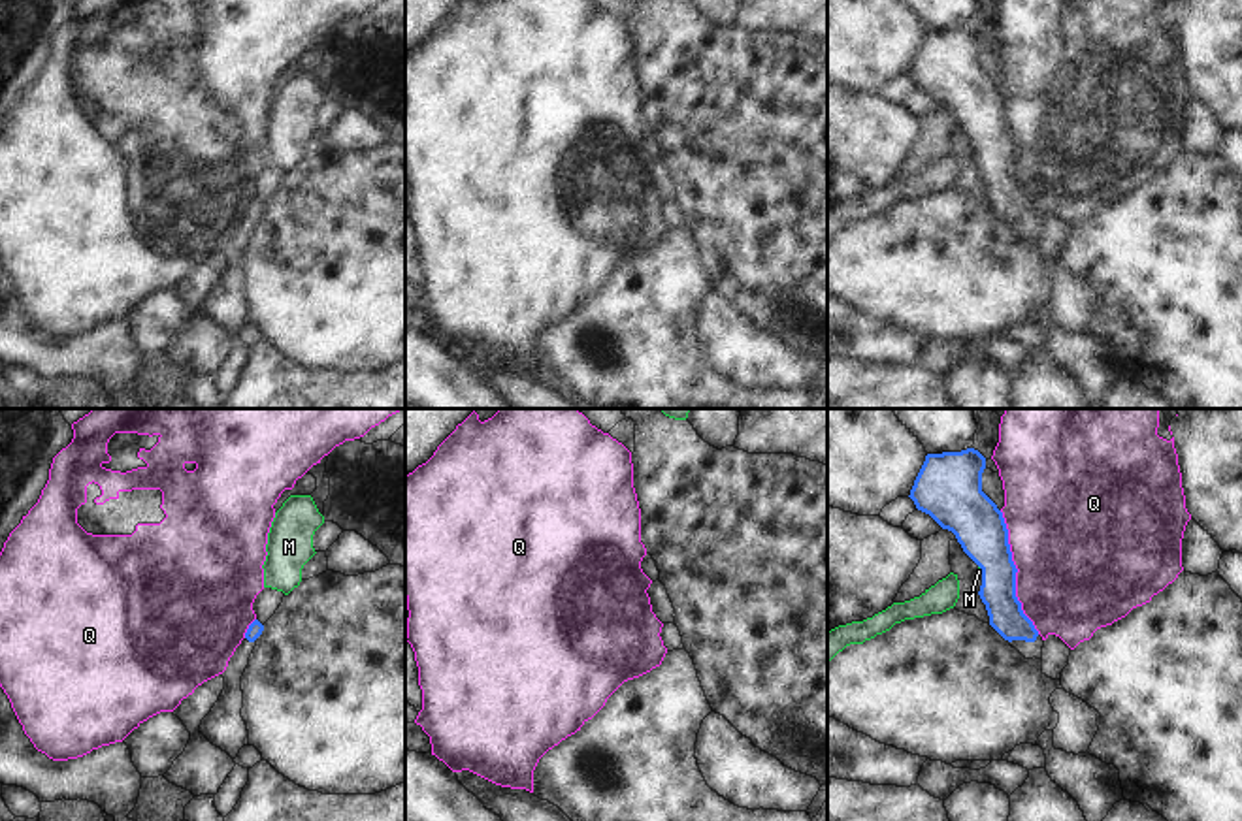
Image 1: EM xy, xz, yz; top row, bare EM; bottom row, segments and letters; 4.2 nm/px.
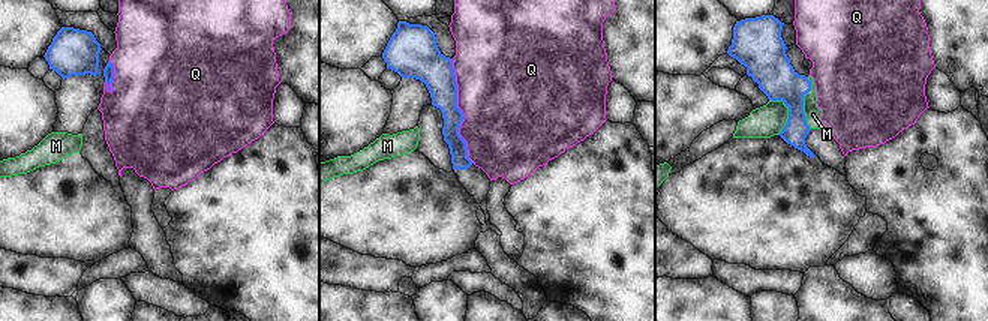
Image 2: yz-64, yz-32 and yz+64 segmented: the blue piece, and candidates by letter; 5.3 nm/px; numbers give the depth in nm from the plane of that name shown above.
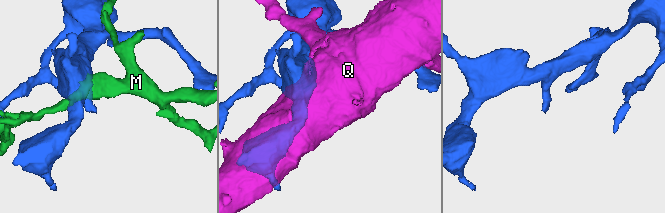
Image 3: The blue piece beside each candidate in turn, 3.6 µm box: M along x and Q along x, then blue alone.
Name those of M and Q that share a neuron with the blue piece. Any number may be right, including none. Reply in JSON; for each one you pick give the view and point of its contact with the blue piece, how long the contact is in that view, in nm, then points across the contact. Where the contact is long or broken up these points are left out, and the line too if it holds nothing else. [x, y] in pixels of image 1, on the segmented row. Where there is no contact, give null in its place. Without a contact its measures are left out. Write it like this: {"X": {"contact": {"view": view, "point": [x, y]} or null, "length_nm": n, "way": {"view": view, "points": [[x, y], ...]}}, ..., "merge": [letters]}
{"merge": []}

